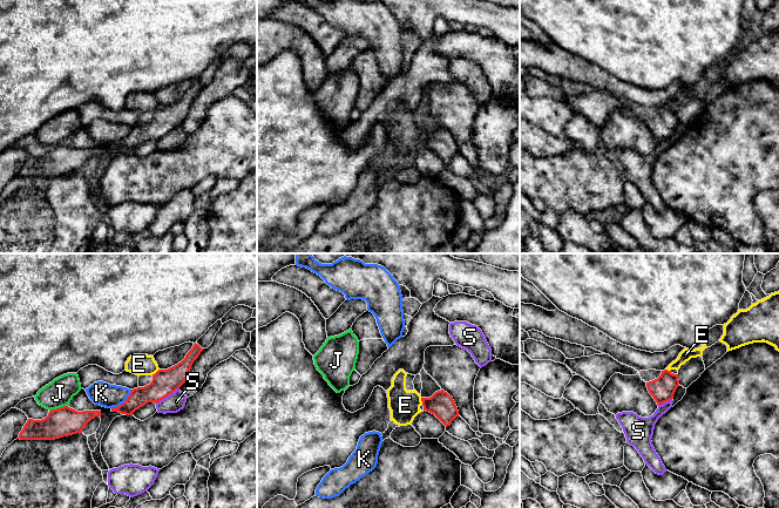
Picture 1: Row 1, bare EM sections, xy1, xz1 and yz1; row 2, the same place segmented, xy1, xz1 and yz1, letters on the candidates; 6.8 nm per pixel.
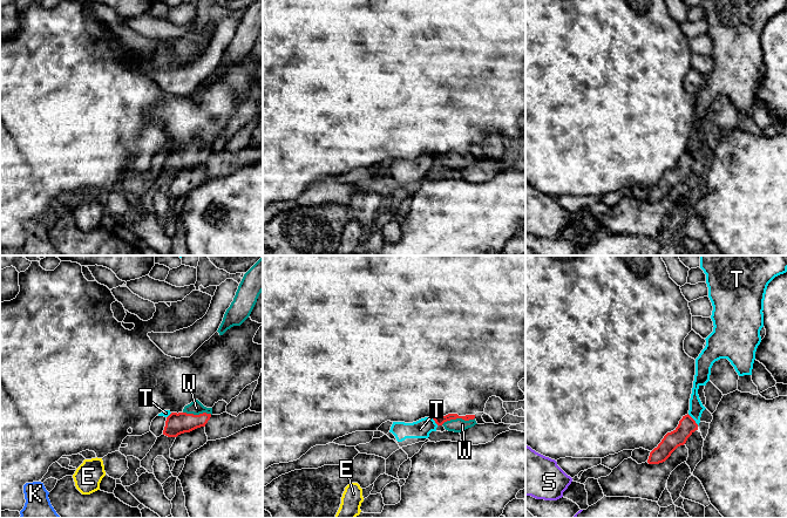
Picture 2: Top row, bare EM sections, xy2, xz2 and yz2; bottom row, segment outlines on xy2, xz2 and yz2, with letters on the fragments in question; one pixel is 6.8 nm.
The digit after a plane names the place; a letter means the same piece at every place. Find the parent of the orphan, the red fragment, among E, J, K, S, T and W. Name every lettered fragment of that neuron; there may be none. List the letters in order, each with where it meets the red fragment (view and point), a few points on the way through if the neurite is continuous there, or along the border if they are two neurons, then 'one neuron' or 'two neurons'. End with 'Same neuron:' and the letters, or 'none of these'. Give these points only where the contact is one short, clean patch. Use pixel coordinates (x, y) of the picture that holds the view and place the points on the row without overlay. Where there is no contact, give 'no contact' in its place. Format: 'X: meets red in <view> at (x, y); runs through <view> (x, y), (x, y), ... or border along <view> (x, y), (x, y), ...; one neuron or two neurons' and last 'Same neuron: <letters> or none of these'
E: meets red in xy1 at (156, 109); border along xy1 (158, 106), (151, 112); two neurons
J: meets red in xy1 at (58, 146); border along xy1 (67, 142), (49, 148); two neurons
K: meets red in xy1 at (124, 139); border along xy1 (131, 127), (130, 131), (122, 140), (112, 146); two neurons
S: meets red in xy1 at (167, 133); border along xy1 (178, 124), (156, 141); two neurons
T: meets red in yz2 at (693, 157); border along yz2 (687, 151), (698, 162); two neurons
W: meets red in xz2 at (458, 155); runs through xz2 (439, 157), (458, 155), (459, 162); one neuron
Same neuron: W

